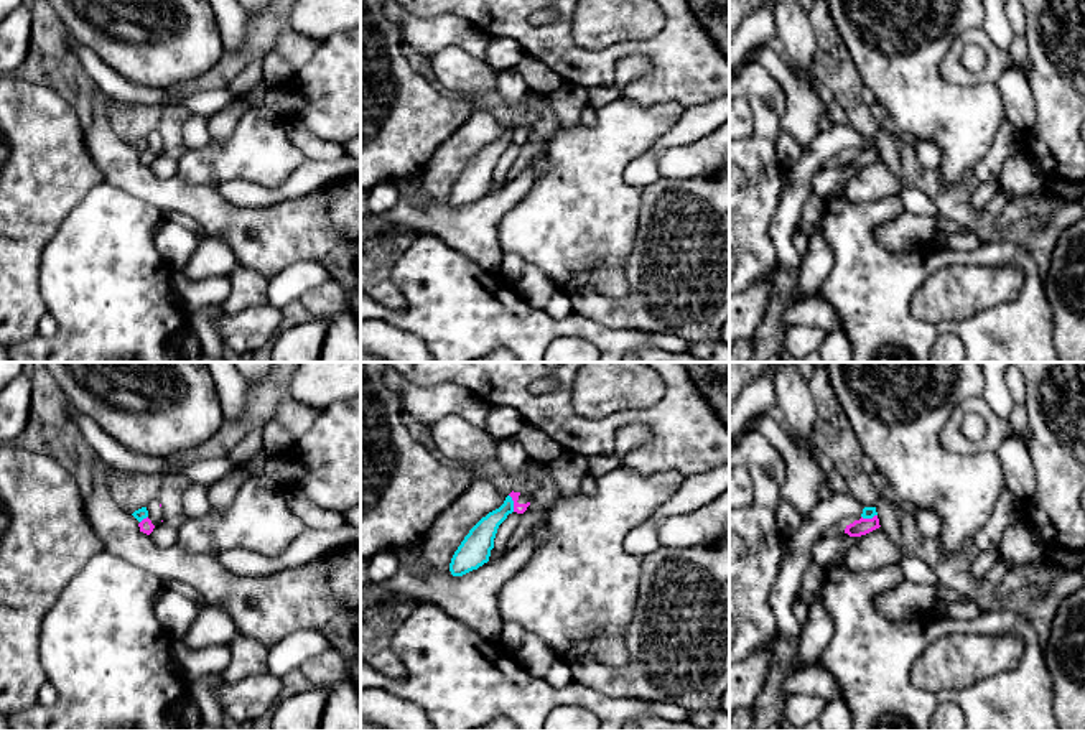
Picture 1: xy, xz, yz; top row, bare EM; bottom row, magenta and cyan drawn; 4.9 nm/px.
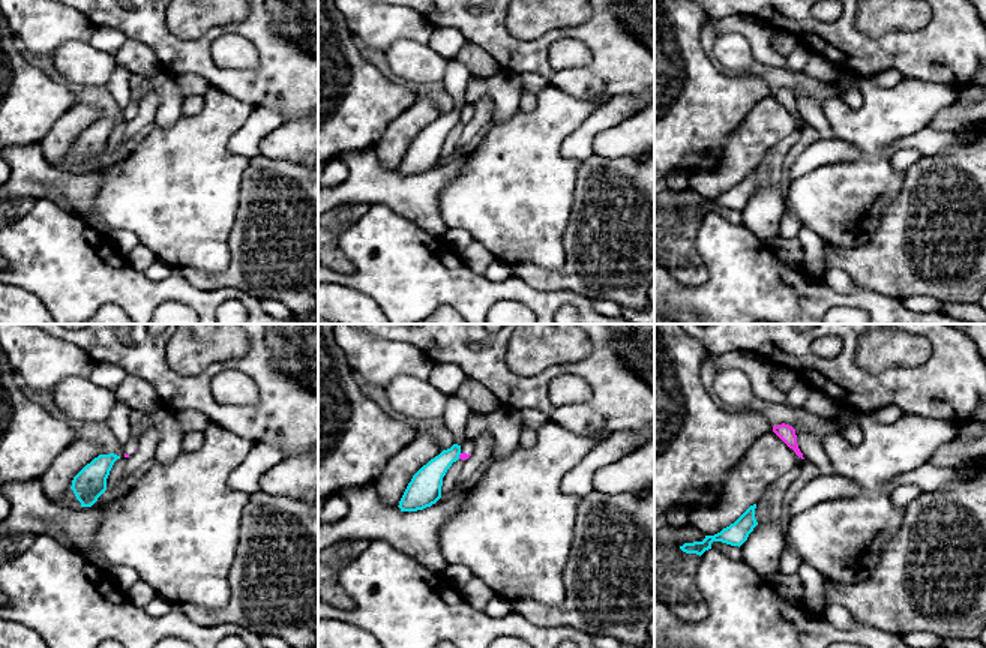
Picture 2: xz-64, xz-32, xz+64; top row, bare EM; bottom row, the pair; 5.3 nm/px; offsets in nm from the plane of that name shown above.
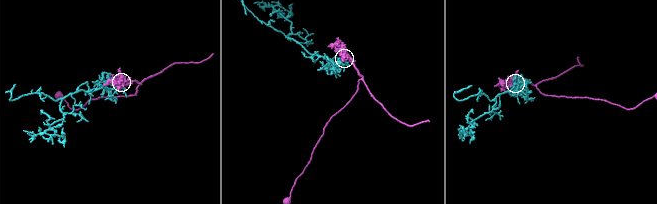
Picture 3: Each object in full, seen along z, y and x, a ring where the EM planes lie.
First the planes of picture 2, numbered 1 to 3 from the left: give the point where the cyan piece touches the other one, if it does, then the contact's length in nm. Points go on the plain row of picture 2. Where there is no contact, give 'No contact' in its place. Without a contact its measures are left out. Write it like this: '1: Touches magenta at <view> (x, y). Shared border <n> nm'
1: No contact
2: Touches magenta at xz-32 (459, 120). Shared border 40 nm
3: No contact

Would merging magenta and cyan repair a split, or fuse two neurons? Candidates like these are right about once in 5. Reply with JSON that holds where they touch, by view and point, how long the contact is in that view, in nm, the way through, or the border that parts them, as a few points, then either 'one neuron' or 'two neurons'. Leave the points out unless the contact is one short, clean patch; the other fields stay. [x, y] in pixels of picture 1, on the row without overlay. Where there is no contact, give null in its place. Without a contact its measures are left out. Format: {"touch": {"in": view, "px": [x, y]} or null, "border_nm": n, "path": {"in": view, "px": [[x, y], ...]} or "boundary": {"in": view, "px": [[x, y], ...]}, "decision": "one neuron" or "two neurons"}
{"touch": {"in": "xz", "px": [514, 134]}, "border_nm": 90, "boundary": {"in": "xz", "px": [[509, 125], [514, 142]]}, "decision": "two neurons"}

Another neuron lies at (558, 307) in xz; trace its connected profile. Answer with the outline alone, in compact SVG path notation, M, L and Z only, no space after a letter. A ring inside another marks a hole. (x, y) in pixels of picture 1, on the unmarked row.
M556 291L547 303L545 311L555 318L563 319L570 316L573 311L571 301L565 291Z

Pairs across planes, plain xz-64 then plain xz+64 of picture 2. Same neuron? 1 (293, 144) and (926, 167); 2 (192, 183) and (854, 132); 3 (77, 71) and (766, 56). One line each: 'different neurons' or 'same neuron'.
1: different neurons
2: same neuron
3: different neurons

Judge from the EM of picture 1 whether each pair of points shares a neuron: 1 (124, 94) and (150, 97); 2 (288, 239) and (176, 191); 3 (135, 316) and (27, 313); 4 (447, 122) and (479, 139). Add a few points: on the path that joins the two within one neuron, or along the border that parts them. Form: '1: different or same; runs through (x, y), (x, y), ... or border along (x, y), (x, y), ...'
1: same; runs through (130, 94), (144, 96)
2: same; runs through (260, 231), (251, 224), (231, 224), (204, 204)
3: different; border along (38, 272), (38, 290), (46, 310)
4: different; border along (476, 109), (433, 155)

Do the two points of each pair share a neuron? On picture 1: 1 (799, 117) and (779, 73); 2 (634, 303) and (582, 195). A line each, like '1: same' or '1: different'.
1: same
2: different

